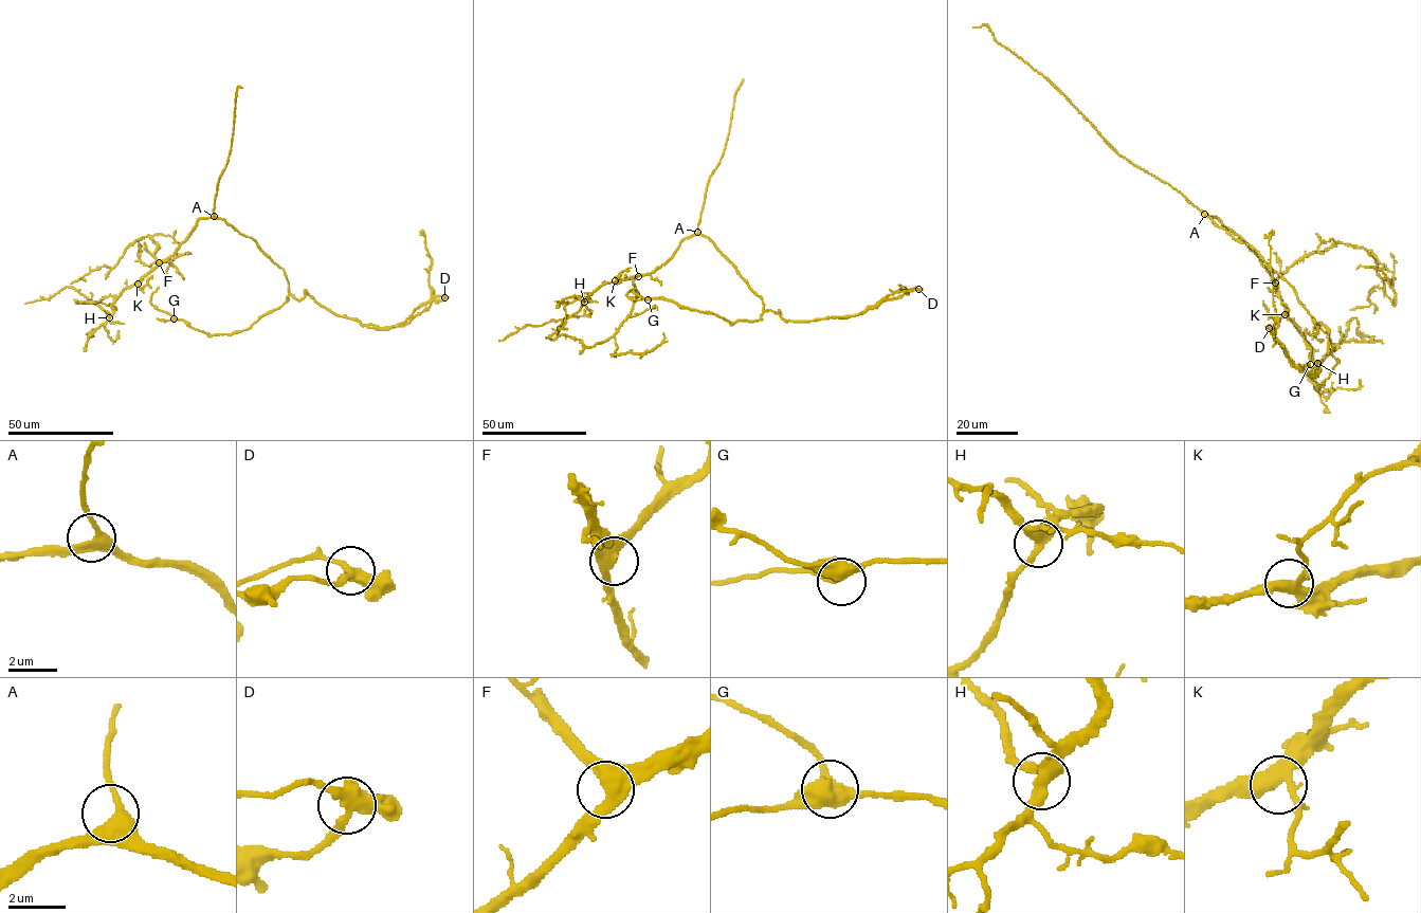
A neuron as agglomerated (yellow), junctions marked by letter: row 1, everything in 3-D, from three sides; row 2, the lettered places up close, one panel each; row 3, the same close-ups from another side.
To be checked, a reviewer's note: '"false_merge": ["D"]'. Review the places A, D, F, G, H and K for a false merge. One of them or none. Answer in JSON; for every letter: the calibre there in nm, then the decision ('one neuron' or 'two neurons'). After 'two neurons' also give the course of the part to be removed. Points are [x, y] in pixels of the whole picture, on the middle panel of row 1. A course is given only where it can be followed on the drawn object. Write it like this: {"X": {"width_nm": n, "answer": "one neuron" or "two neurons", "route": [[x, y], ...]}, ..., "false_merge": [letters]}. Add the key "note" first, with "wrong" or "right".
{"note": "right", "A": {"width_nm": 380, "answer": "one neuron"}, "D": {"width_nm": 400, "answer": "two neurons", "route": [[918, 289], [882, 300], [862, 313], [838, 317]]}, "F": {"width_nm": 420, "answer": "one neuron"}, "G": {"width_nm": 440, "answer": "one neuron"}, "H": {"width_nm": 400, "answer": "one neuron"}, "K": {"width_nm": 400, "answer": "one neuron"}, "false_merge": ["D"]}

